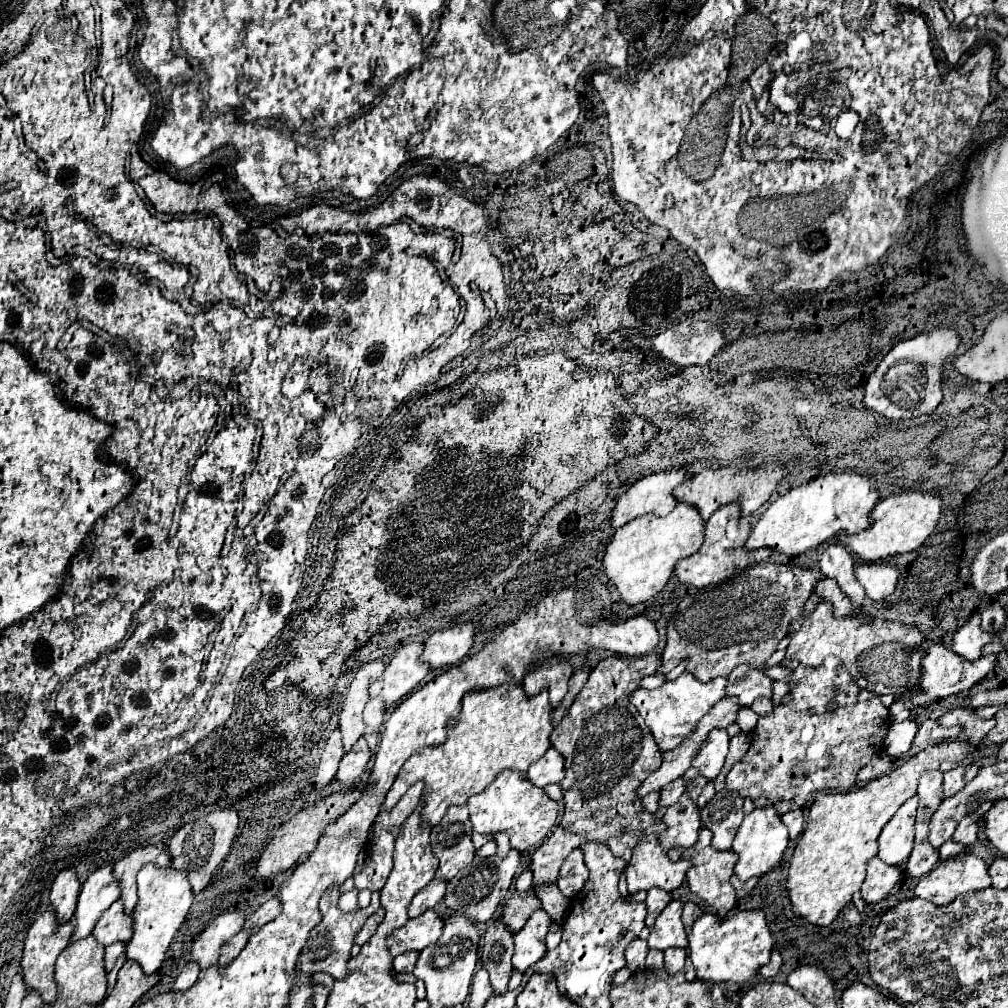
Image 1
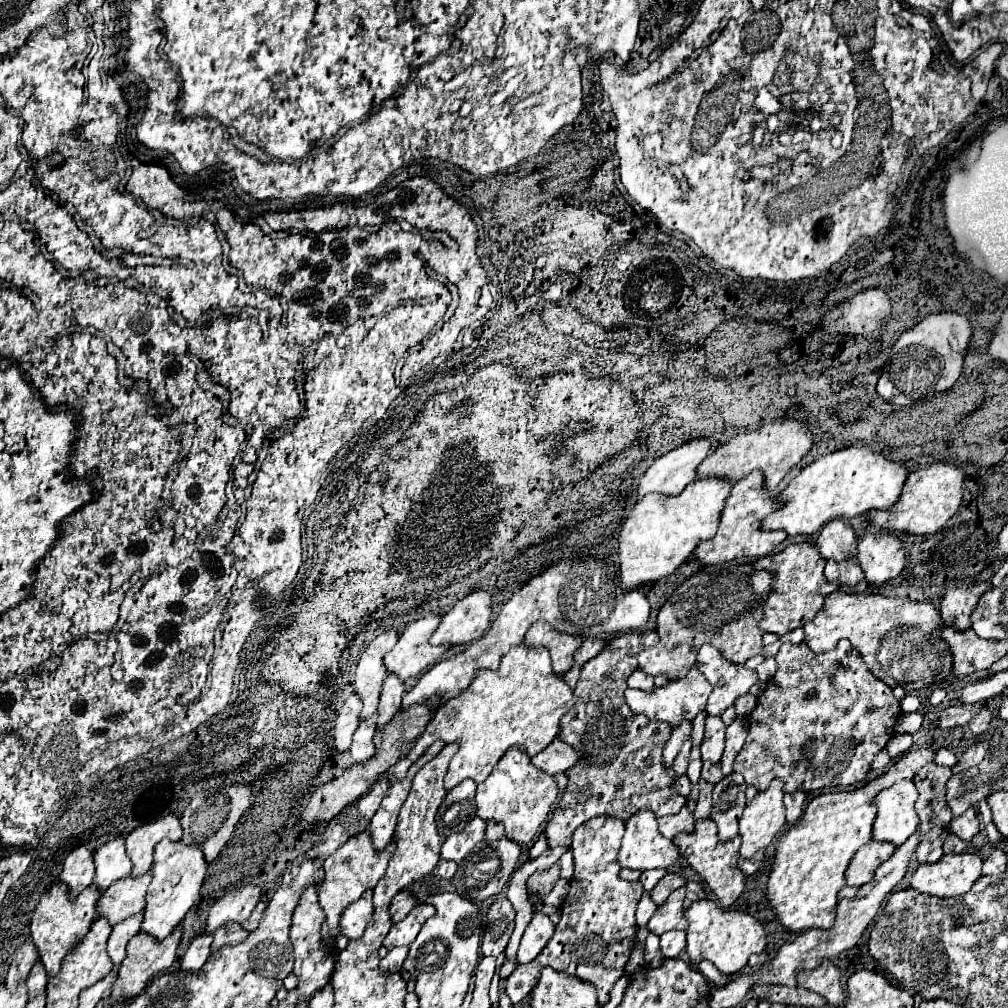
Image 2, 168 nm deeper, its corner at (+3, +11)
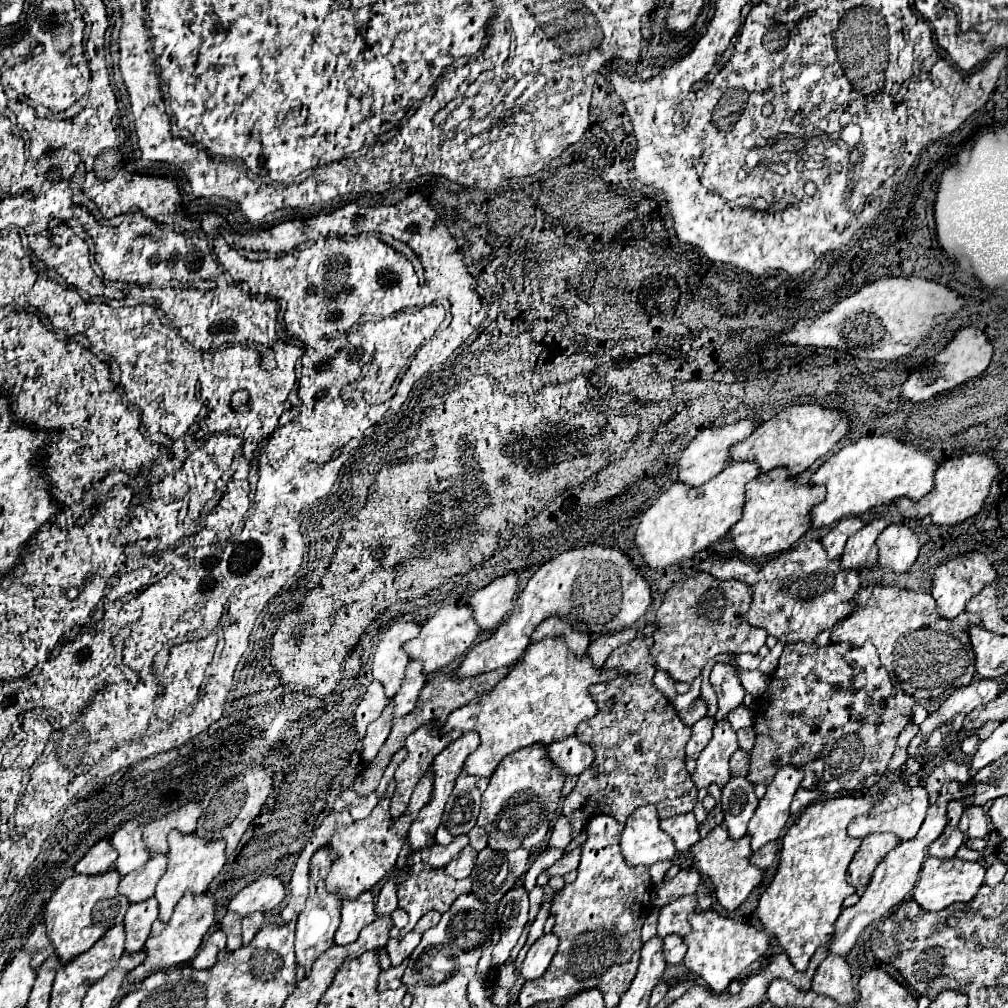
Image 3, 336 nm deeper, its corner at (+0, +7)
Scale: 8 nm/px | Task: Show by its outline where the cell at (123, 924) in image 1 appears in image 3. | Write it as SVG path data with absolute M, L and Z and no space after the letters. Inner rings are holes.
M166 854L150 856L150 860L142 868L122 876L118 892L124 894L130 900L130 904L148 900L150 896L154 896L154 888L156 888L158 880L164 876L166 864L168 864Z

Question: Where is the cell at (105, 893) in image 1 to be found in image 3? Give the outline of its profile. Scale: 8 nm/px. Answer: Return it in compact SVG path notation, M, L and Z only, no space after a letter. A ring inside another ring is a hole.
M136 820L126 822L114 836L112 844L118 850L118 860L114 868L120 874L128 874L144 866L150 858L150 852L146 852L146 844L142 844L142 824Z

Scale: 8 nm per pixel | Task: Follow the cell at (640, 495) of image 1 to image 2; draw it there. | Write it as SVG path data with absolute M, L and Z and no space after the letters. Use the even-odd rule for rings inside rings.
M699 438L699 440L685 442L679 448L663 454L641 476L637 488L637 500L653 492L665 496L679 494L687 484L697 480L695 476L697 466L709 452L711 452L711 442Z

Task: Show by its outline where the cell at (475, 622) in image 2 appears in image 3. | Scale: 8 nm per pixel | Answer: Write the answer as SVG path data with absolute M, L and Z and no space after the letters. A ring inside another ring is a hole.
M514 572L494 578L488 586L478 590L470 604L474 608L474 618L482 630L494 630L512 610L518 590L518 578Z

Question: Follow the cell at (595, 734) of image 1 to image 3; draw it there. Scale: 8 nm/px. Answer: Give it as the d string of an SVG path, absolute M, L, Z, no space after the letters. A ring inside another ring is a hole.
M636 638L616 648L604 668L618 668L618 678L590 688L600 712L578 726L576 736L594 748L594 762L578 776L572 794L566 796L562 814L572 820L574 836L584 828L582 820L596 814L614 816L620 824L642 804L654 804L660 818L692 812L696 788L684 766L684 748L690 740L690 726L682 724L672 702L654 688L654 658L650 656L654 640Z

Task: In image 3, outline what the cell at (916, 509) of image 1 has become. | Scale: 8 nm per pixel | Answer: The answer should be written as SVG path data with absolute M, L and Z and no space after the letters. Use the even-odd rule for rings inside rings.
M966 454L958 458L950 458L940 464L936 472L936 486L930 490L922 500L896 500L896 508L910 518L924 518L930 516L934 524L938 526L950 526L958 524L974 514L978 514L984 508L986 496L990 494L990 486L994 484L996 476L1000 472L1000 464L996 458L986 454Z

